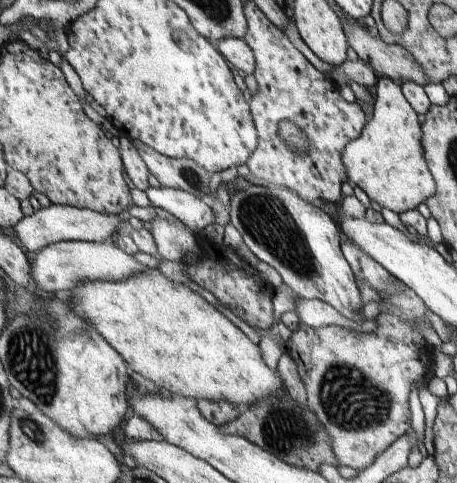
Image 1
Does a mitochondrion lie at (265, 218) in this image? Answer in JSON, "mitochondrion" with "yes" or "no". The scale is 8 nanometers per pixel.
{"mitochondrion":"yes"}

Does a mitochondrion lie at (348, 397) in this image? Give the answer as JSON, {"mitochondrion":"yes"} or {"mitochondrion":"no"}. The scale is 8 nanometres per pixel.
{"mitochondrion":"yes"}

